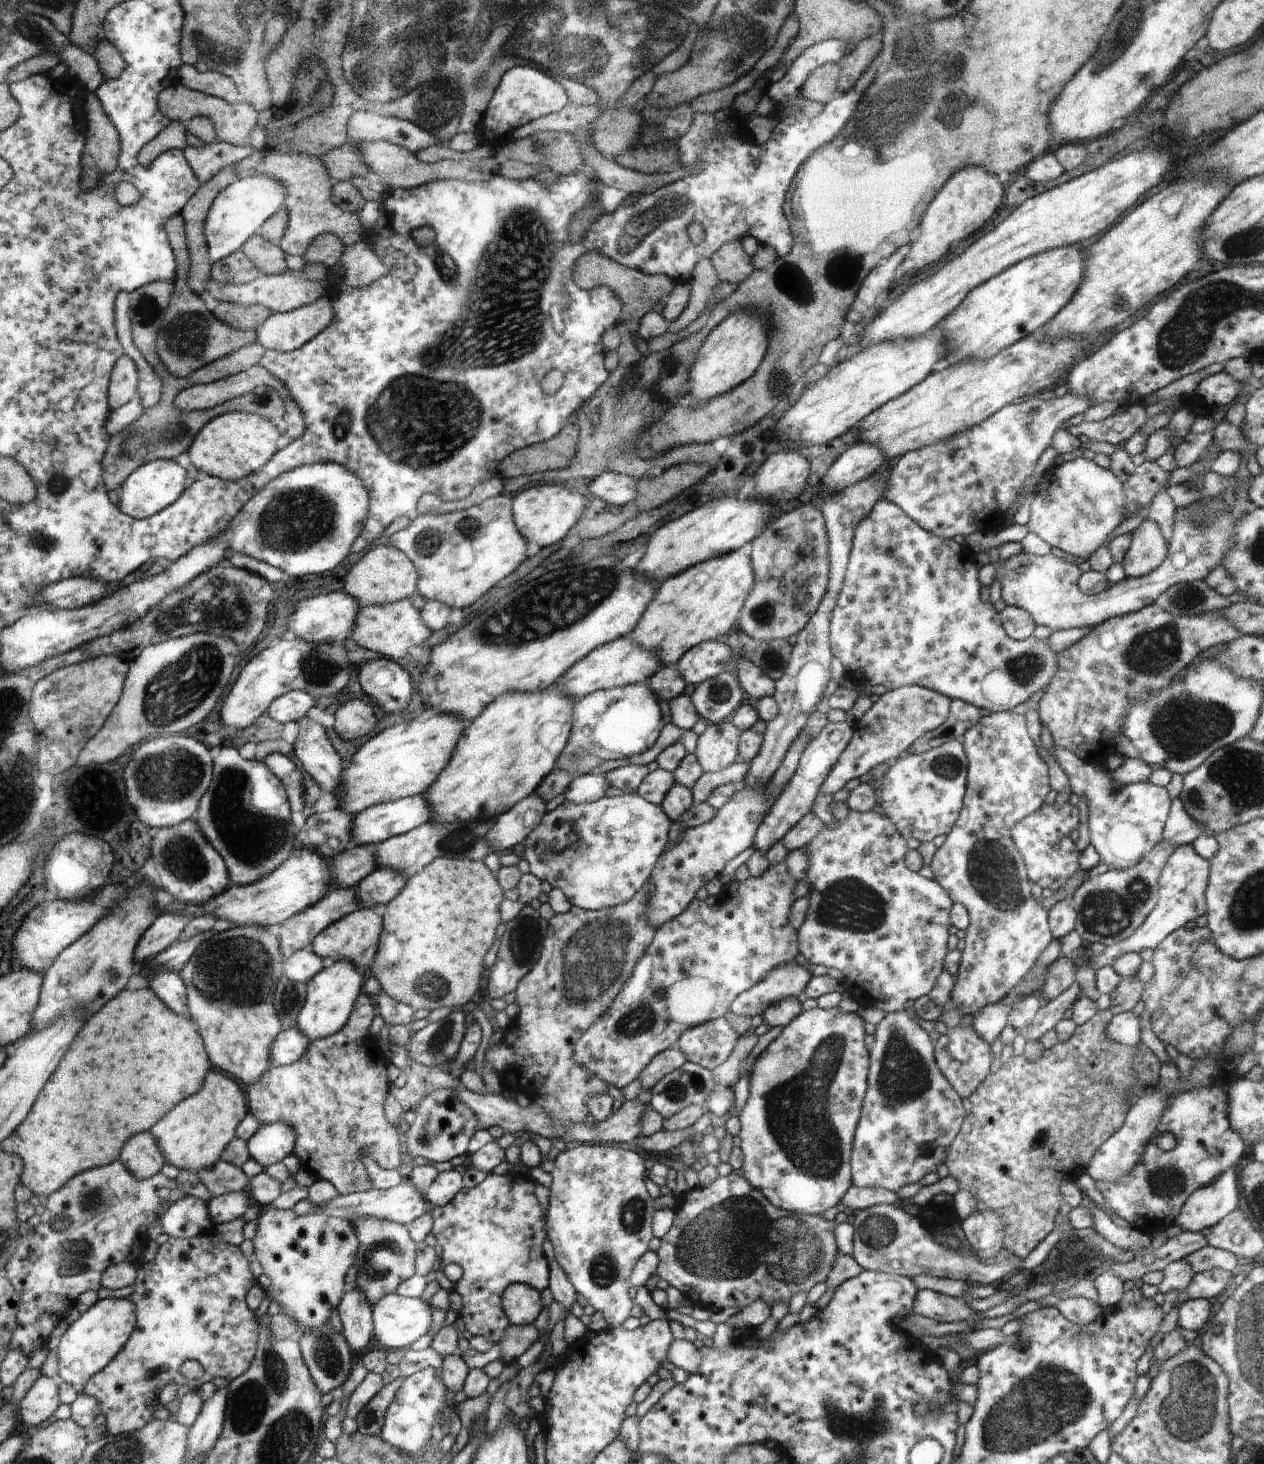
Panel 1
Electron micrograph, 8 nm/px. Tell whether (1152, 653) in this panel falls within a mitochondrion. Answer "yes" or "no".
yes

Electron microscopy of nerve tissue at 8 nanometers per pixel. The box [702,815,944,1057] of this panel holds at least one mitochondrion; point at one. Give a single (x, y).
(847, 904)

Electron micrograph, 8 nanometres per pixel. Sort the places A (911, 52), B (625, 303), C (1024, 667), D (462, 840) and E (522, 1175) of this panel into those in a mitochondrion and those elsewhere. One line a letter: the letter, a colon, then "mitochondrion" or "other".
A: mitochondrion
B: other
C: mitochondrion
D: mitochondrion
E: other

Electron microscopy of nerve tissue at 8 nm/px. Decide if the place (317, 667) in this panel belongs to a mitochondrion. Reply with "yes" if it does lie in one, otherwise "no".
yes

